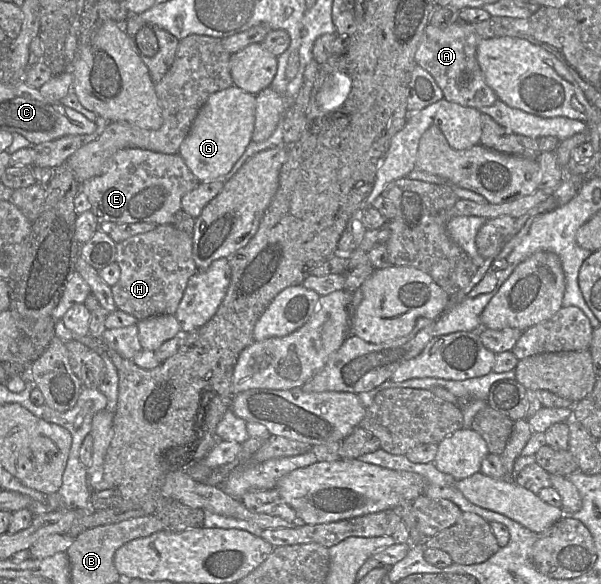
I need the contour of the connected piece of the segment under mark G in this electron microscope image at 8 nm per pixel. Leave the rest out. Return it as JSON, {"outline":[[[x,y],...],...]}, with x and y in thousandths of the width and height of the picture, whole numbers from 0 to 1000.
{"outline":[[[386,147],[353,161],[331,188],[296,264],[331,312],[369,307],[419,243],[426,163]]]}

